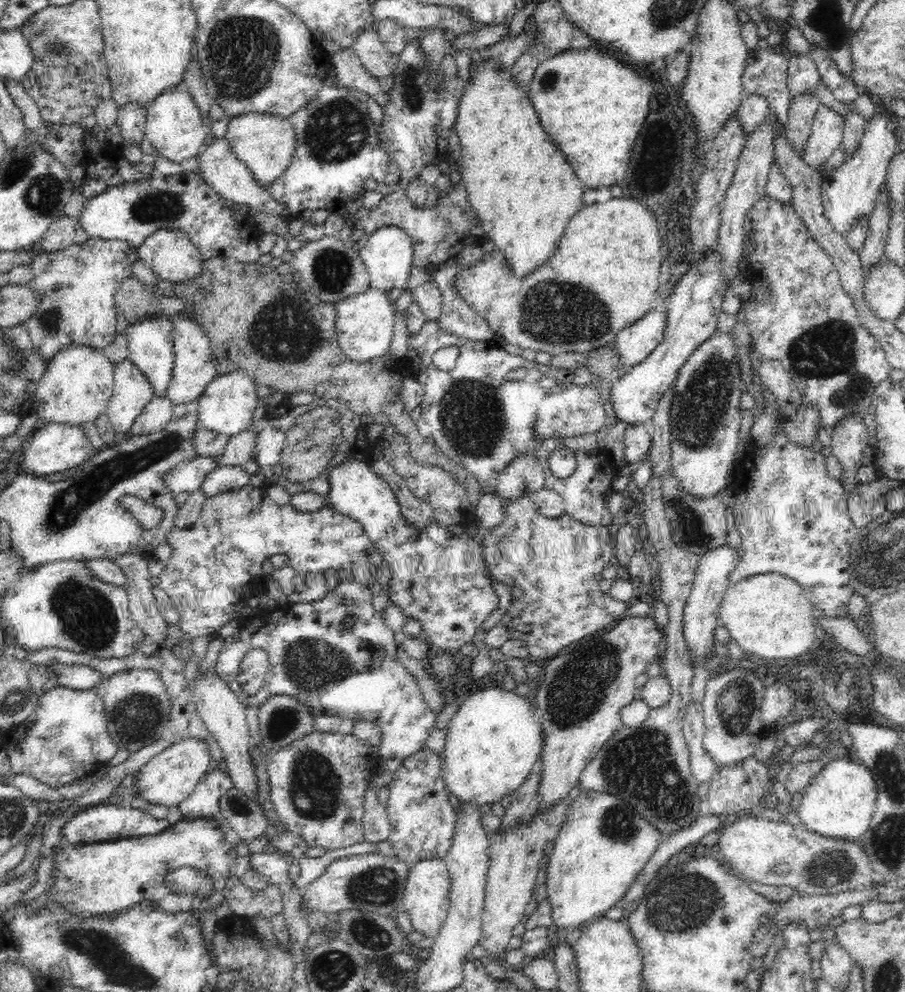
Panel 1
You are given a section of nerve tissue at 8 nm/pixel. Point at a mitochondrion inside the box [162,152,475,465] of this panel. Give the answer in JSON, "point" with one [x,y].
{"point":[287,332]}

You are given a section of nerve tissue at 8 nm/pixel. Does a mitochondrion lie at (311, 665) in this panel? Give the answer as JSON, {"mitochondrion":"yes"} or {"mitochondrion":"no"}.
{"mitochondrion":"yes"}

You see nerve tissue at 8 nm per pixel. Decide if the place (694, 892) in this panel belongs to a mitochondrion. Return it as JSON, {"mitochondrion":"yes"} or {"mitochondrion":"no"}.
{"mitochondrion":"yes"}

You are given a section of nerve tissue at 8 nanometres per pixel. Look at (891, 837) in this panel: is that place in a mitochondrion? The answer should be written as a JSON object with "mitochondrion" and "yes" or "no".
{"mitochondrion":"yes"}

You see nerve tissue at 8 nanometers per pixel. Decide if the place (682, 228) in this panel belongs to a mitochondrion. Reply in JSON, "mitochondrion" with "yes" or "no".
{"mitochondrion":"no"}

